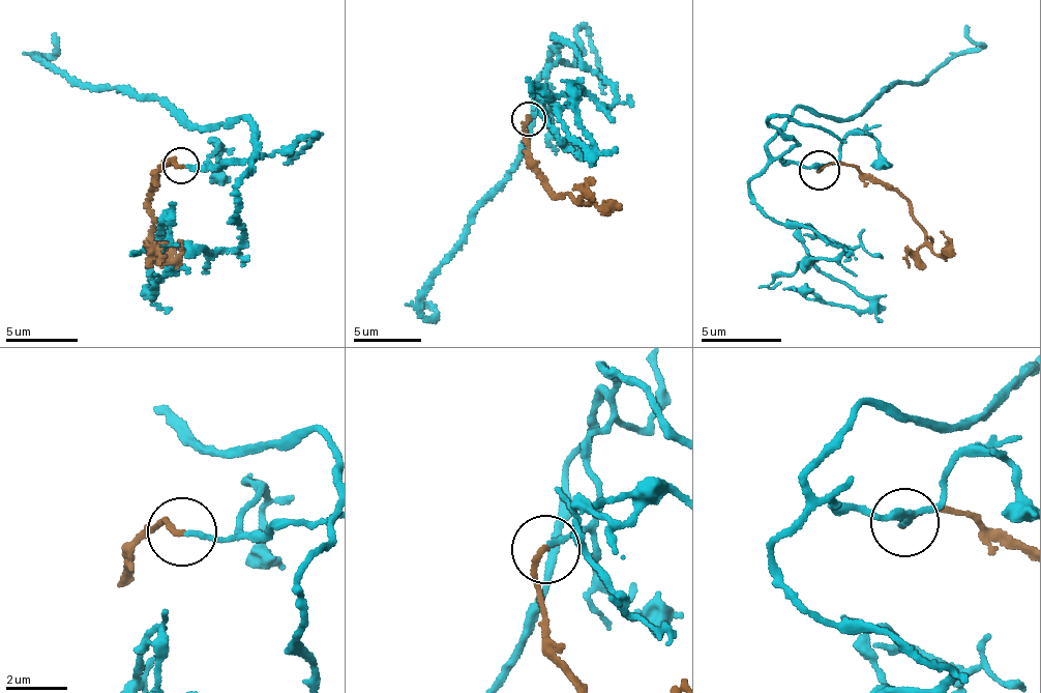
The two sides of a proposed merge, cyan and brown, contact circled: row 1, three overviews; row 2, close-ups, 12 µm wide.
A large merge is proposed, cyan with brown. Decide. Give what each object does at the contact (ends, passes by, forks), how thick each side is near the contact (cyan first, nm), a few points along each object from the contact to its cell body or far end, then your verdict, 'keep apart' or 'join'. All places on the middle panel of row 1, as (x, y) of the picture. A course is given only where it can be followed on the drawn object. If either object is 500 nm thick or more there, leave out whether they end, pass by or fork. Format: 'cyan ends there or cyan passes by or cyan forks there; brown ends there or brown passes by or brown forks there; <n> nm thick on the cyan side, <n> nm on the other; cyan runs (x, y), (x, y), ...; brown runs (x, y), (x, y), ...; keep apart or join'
cyan ends there; brown ends there; 160 nm thick on the cyan side, 180 nm on the other; cyan runs (530, 116), (552, 105), (558, 53), (517, 168), (440, 266), (432, 318), (420, 308); brown runs (530, 119), (529, 157), (545, 189), (608, 208), (603, 201); join

